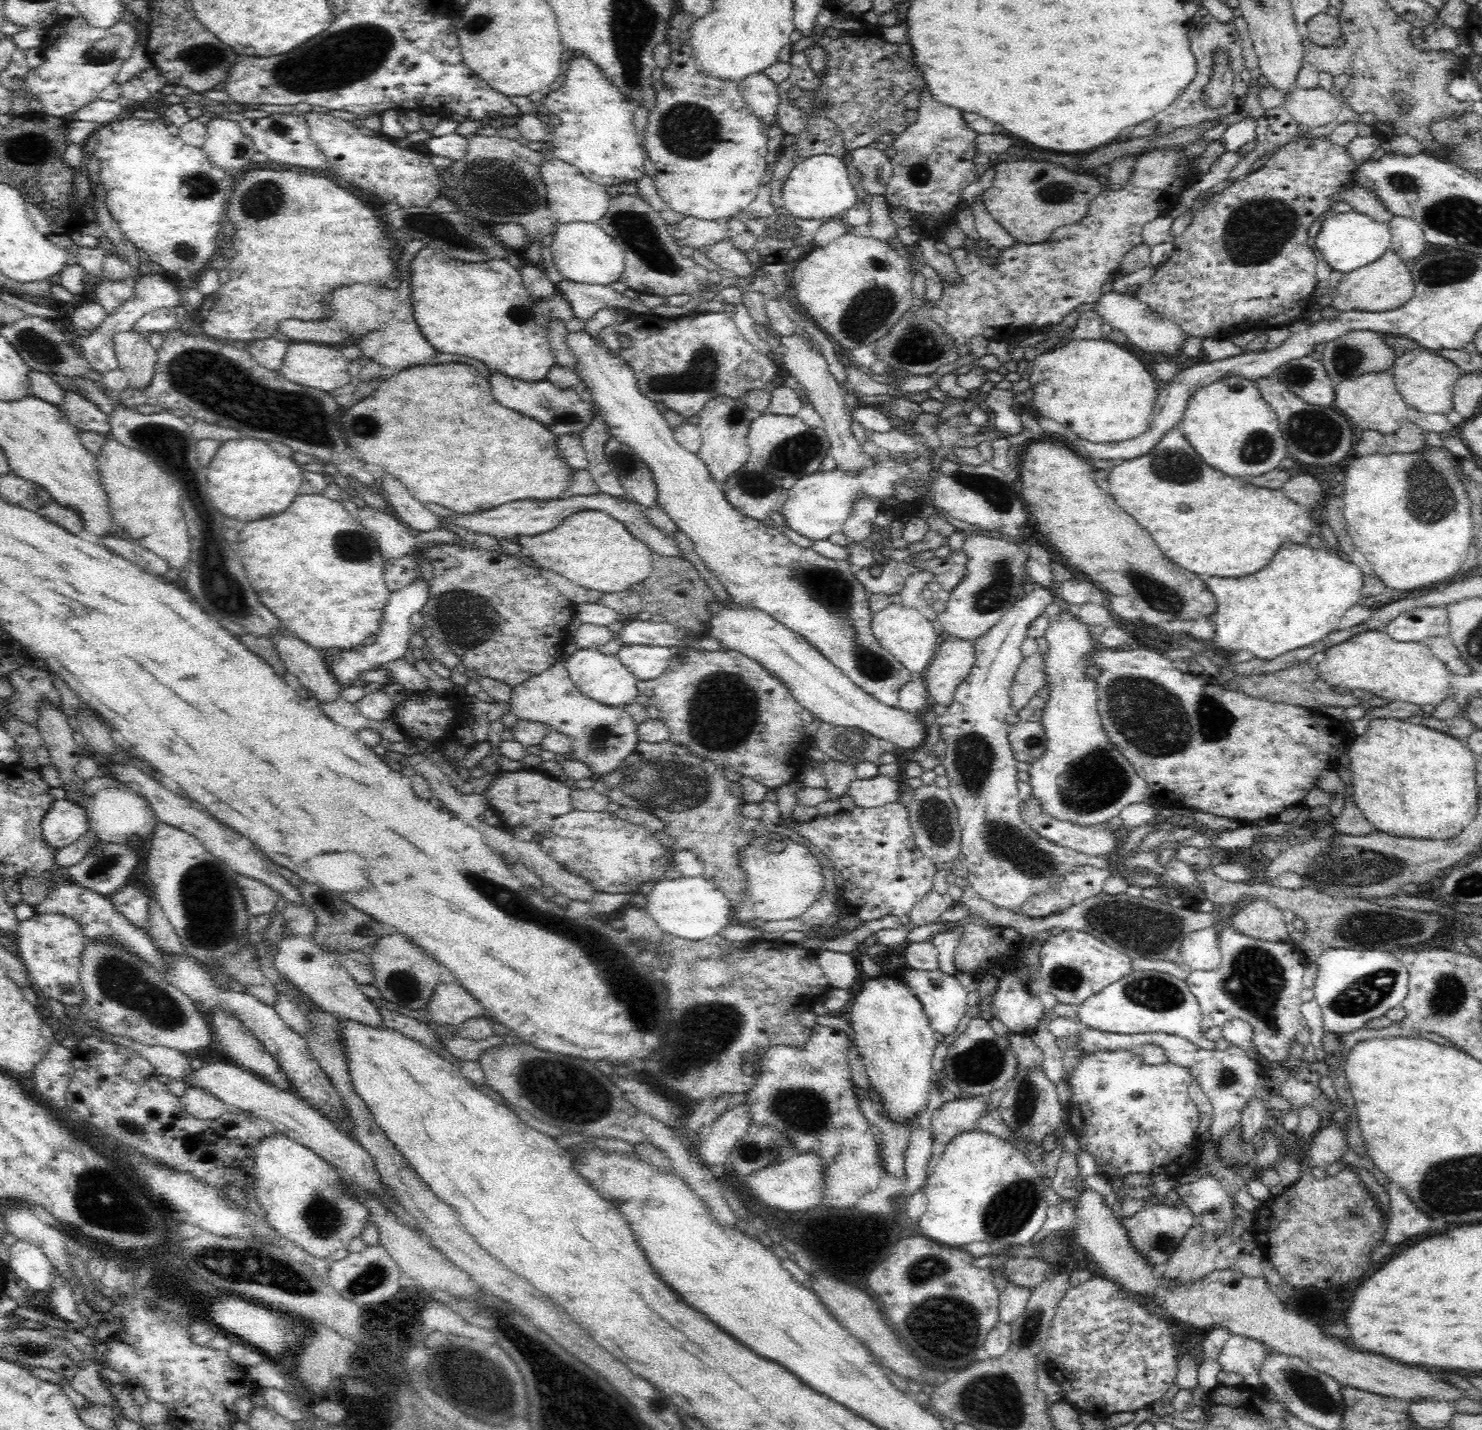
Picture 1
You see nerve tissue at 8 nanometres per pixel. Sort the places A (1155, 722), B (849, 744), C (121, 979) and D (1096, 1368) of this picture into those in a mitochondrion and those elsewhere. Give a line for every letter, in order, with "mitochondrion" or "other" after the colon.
A: mitochondrion
B: mitochondrion
C: mitochondrion
D: other

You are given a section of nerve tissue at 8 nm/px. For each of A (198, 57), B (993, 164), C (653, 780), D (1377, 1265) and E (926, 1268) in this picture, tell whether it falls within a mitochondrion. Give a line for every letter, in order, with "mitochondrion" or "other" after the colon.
A: mitochondrion
B: other
C: mitochondrion
D: other
E: mitochondrion

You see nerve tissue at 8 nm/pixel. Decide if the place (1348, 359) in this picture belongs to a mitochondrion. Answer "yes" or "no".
yes

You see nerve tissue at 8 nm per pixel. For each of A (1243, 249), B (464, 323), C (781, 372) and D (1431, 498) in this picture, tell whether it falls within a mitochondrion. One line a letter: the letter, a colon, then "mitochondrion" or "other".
A: mitochondrion
B: other
C: other
D: mitochondrion

